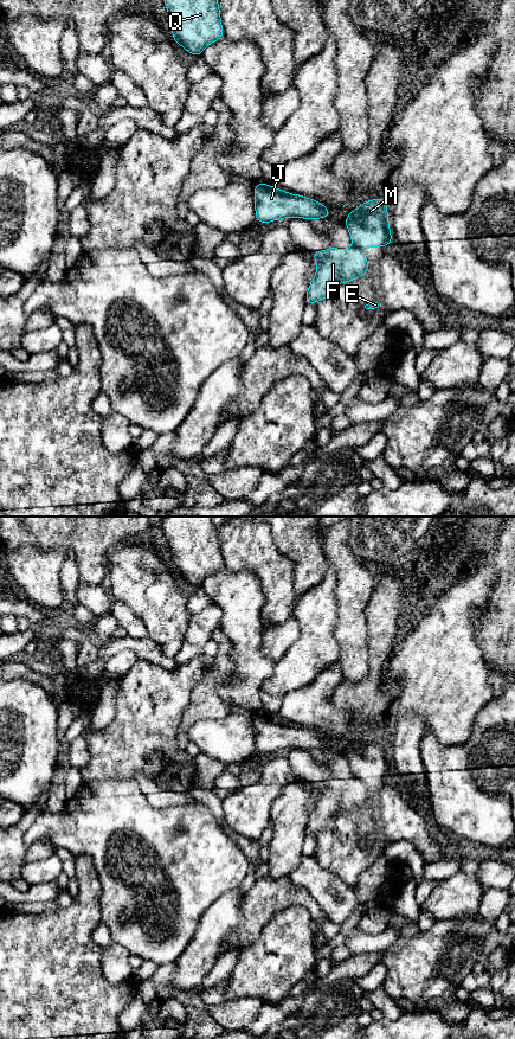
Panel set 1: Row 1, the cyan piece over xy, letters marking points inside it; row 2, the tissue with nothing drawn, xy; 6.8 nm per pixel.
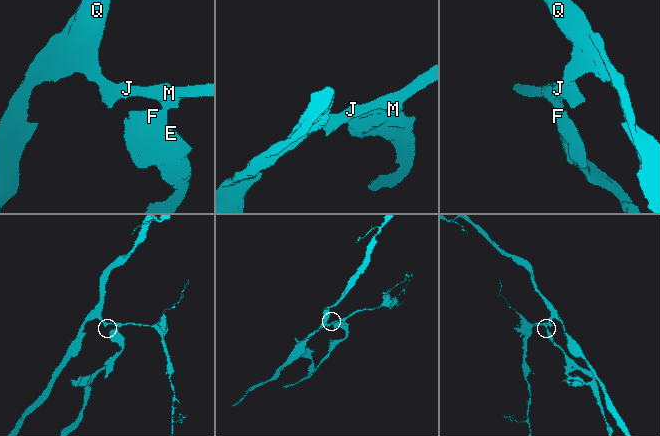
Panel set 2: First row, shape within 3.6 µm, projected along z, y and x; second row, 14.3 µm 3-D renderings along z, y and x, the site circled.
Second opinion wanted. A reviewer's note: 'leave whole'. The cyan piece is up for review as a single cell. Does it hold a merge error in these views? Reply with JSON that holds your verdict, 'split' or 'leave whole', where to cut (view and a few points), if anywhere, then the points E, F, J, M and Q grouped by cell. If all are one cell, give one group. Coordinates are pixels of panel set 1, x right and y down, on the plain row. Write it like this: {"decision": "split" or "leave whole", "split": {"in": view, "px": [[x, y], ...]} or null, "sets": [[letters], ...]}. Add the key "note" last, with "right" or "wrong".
{"decision": "split", "split": {"in": "xy", "px": [[355, 776], [362, 781]]}, "sets": [["E", "F"], ["J", "M", "Q"]], "note": "wrong"}

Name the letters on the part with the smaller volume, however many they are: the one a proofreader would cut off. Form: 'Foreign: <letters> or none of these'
Foreign: E, F

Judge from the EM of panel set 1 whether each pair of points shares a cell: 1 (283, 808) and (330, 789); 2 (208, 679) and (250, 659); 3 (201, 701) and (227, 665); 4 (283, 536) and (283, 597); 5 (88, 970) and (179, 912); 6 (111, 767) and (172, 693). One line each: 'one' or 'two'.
1: two
2: two
3: one
4: two
5: two
6: one

